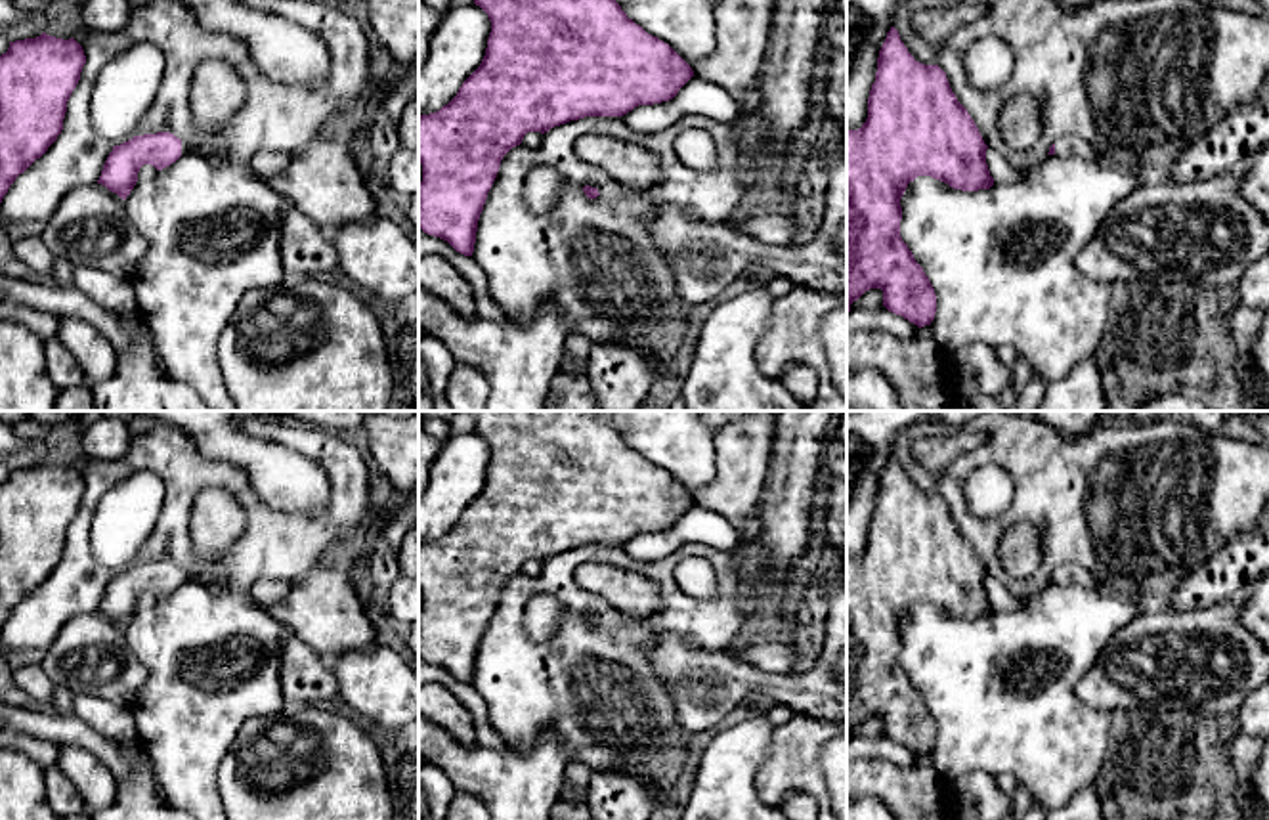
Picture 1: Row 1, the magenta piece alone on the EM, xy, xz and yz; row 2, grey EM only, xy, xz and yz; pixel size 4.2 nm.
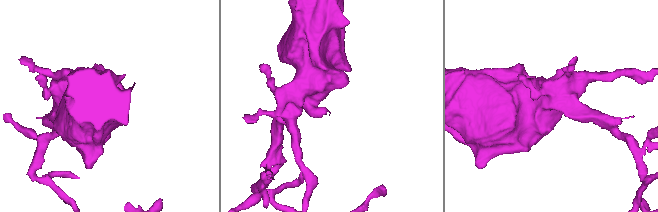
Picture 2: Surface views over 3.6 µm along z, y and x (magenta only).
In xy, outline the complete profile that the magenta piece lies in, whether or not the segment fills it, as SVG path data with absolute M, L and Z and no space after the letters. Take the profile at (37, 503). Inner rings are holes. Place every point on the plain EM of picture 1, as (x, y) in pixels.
M42 461L36 466L10 470L0 484L0 631L23 602L63 558L67 529L80 508L86 484L75 468Z

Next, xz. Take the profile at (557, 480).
M613 411L466 413L474 417L474 432L487 442L491 461L480 495L462 510L457 524L436 541L419 541L419 591L422 593L419 656L447 669L457 680L472 684L478 648L501 589L522 572L527 560L545 562L570 549L623 545L638 533L669 529L694 499L669 472L627 445L613 426Z

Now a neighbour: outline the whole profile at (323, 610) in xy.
M327 560L313 568L269 612L292 637L331 663L344 652L375 644L373 623L340 562Z

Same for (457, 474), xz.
M476 434L451 436L432 461L430 482L419 497L419 541L430 543L447 533L462 510L480 495L491 449Z

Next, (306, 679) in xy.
M290 633L283 637L281 692L289 707L317 707L338 698L333 663Z

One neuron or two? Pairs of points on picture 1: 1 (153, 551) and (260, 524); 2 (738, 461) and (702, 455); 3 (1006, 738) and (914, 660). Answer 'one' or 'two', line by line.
1: one
2: two
3: one

